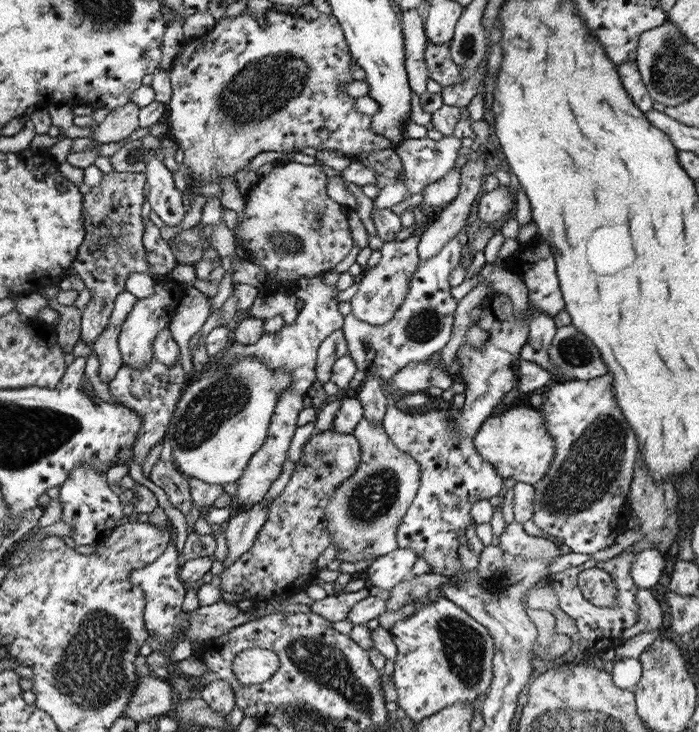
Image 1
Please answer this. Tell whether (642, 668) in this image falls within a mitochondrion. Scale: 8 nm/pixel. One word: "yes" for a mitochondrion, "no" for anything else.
no

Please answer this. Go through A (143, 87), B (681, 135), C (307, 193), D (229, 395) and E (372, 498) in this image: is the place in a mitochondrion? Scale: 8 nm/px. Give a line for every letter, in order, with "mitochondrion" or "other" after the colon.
A: other
B: other
C: other
D: mitochondrion
E: mitochondrion

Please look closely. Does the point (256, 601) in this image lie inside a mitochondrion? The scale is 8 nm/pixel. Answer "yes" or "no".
no

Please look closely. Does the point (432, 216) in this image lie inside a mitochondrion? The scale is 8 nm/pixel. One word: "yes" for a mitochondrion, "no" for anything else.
no

